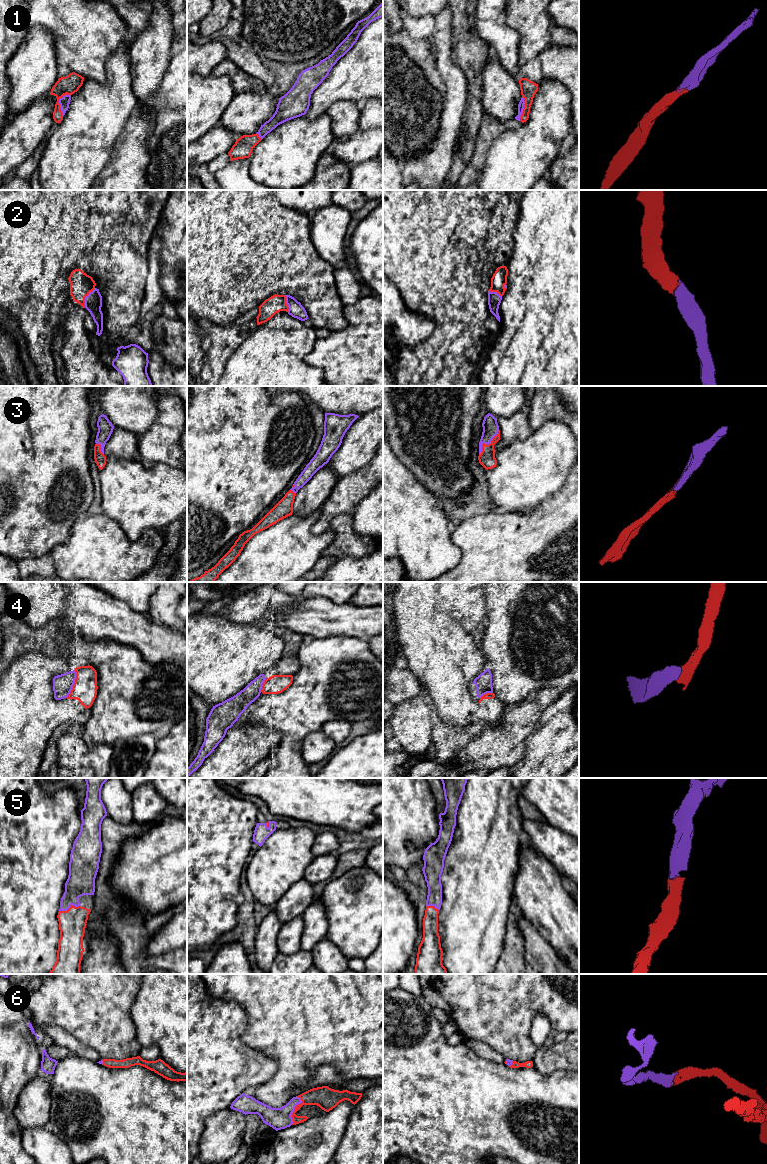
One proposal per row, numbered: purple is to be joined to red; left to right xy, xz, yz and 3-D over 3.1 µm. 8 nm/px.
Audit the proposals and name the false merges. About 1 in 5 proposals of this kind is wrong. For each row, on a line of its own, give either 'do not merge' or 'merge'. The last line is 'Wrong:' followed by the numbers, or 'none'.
1: merge
2: merge
3: merge
4: merge
5: merge
6: merge
Wrong: none

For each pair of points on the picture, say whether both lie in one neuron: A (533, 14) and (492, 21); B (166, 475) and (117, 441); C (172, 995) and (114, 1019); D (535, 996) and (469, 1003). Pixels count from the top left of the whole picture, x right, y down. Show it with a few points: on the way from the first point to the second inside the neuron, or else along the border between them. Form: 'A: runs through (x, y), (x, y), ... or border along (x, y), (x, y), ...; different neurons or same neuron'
A: border along (505, 10), (505, 22), (518, 33), (519, 38); different neurons
B: border along (110, 454), (133, 460); different neurons
C: border along (138, 990), (130, 1008), (135, 1035); different neurons
D: runs through (519, 996), (496, 996), (489, 1003), (485, 1003); same neuron

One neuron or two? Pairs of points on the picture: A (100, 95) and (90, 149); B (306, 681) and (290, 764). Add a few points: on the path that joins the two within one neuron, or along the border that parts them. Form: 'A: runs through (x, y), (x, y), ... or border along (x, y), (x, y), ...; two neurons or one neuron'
A: runs through (100, 108), (90, 127), (90, 136); one neuron
B: runs through (306, 702), (293, 717), (290, 743); one neuron

